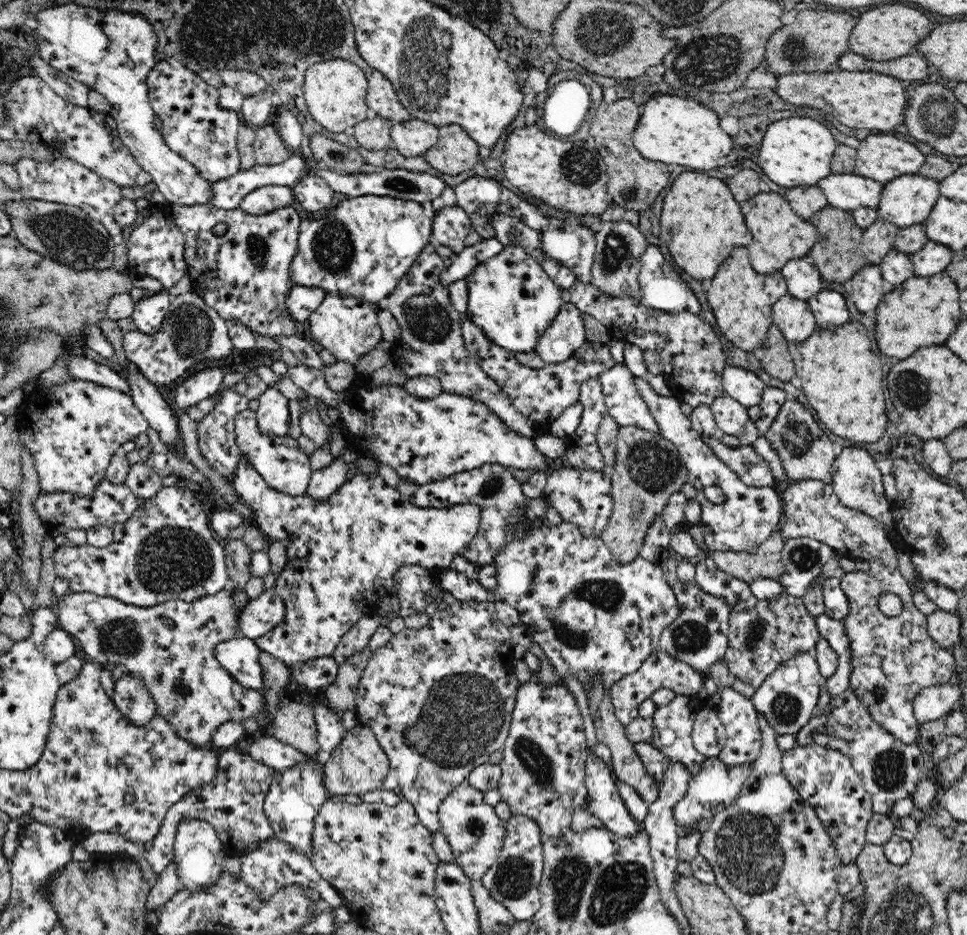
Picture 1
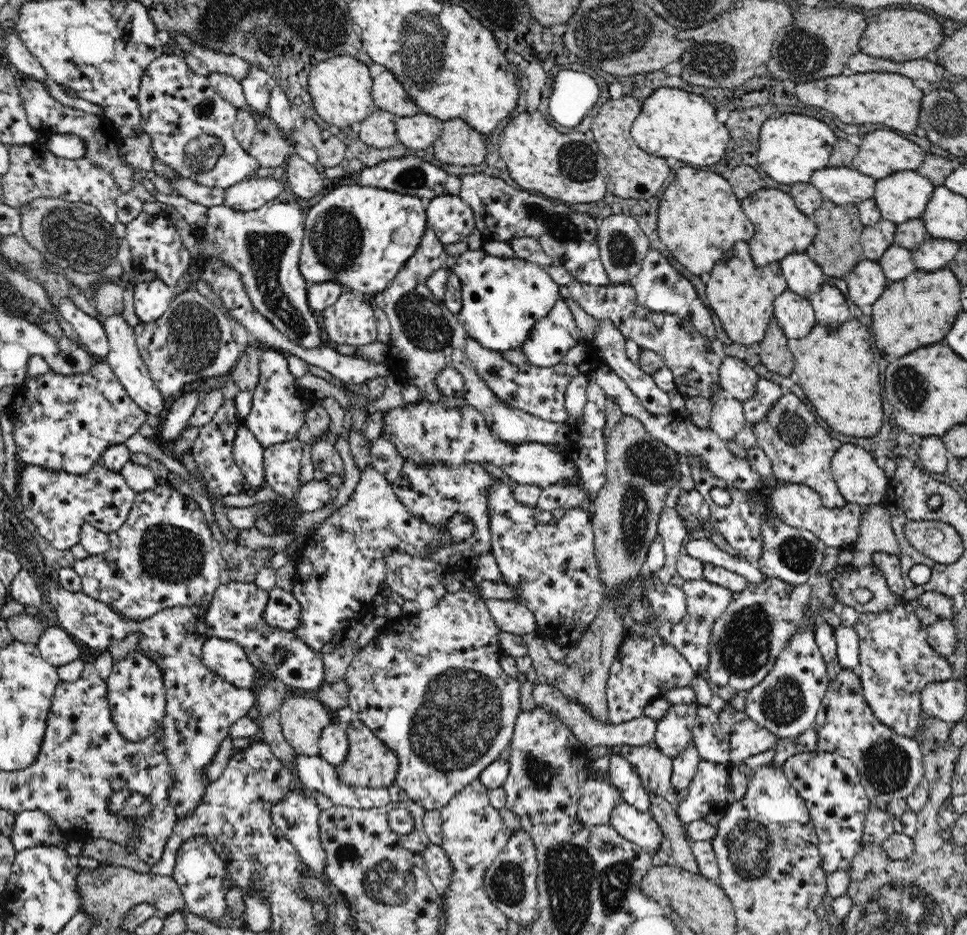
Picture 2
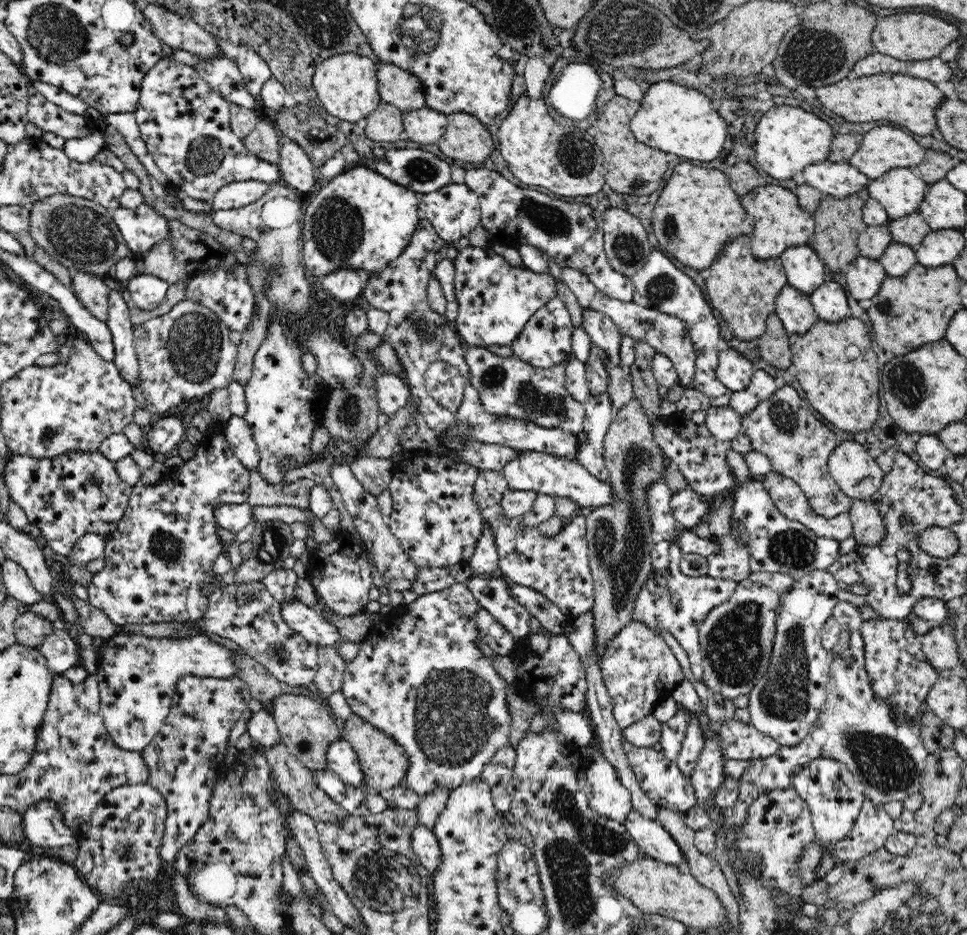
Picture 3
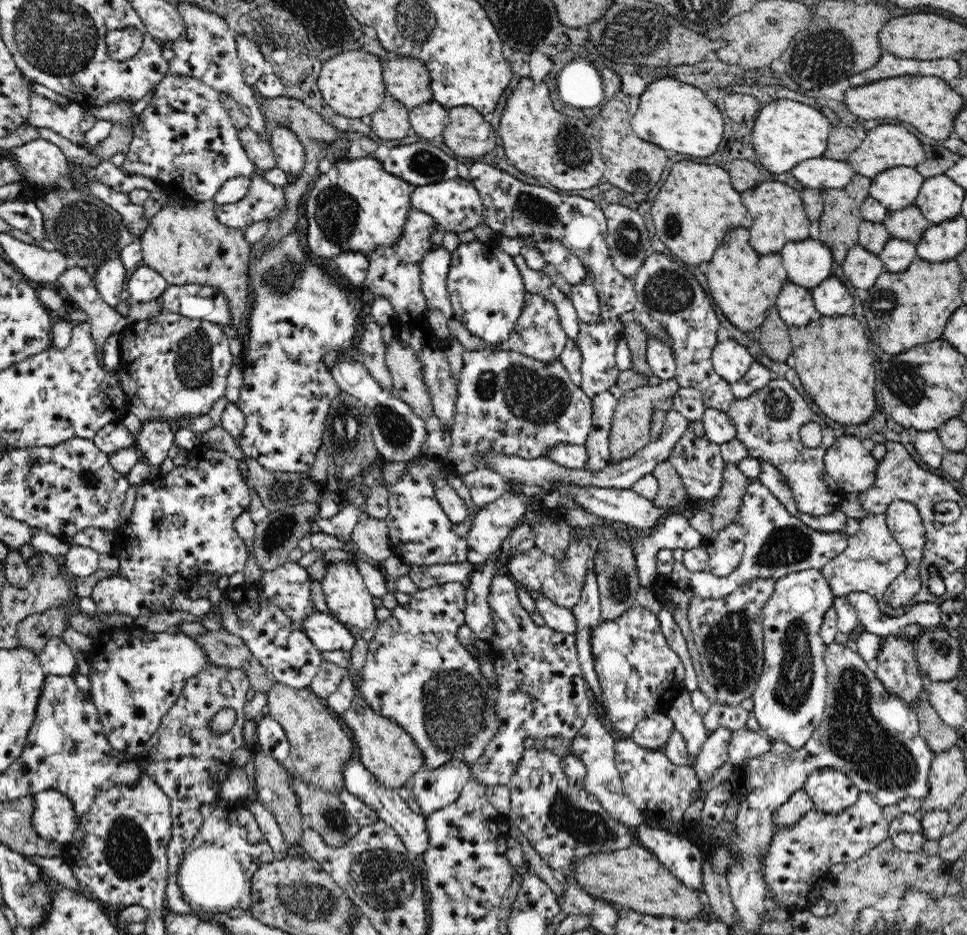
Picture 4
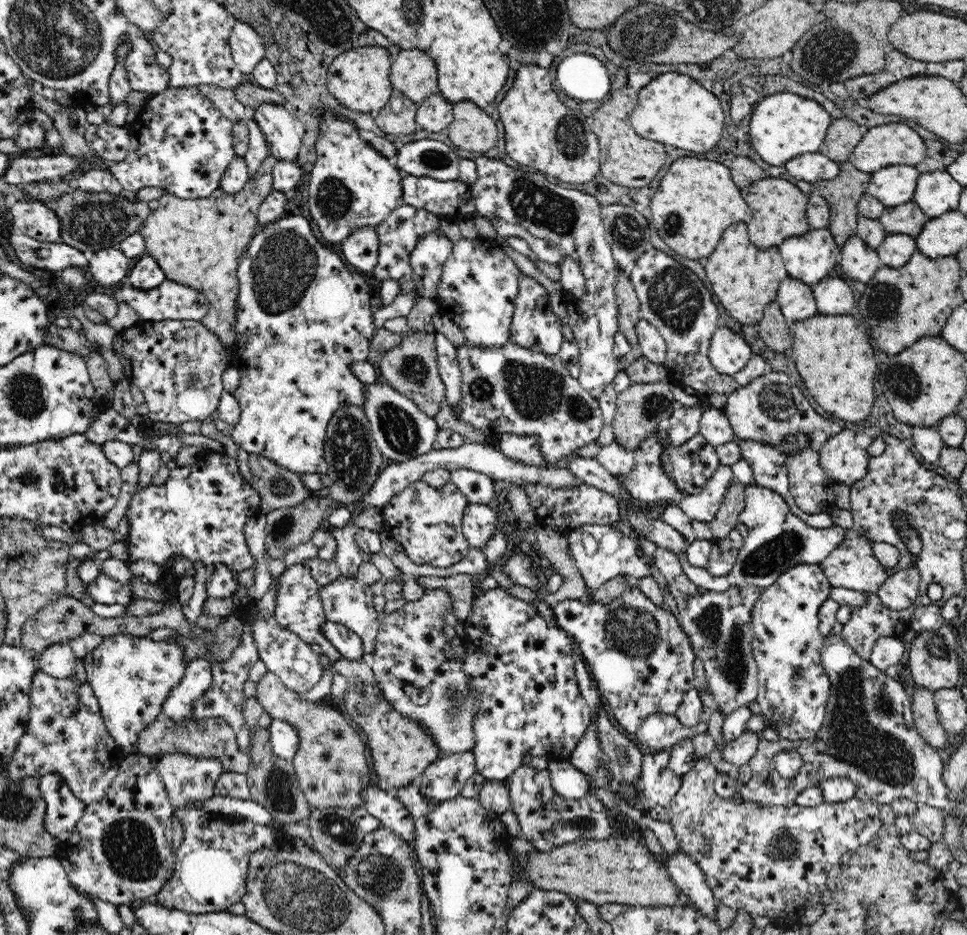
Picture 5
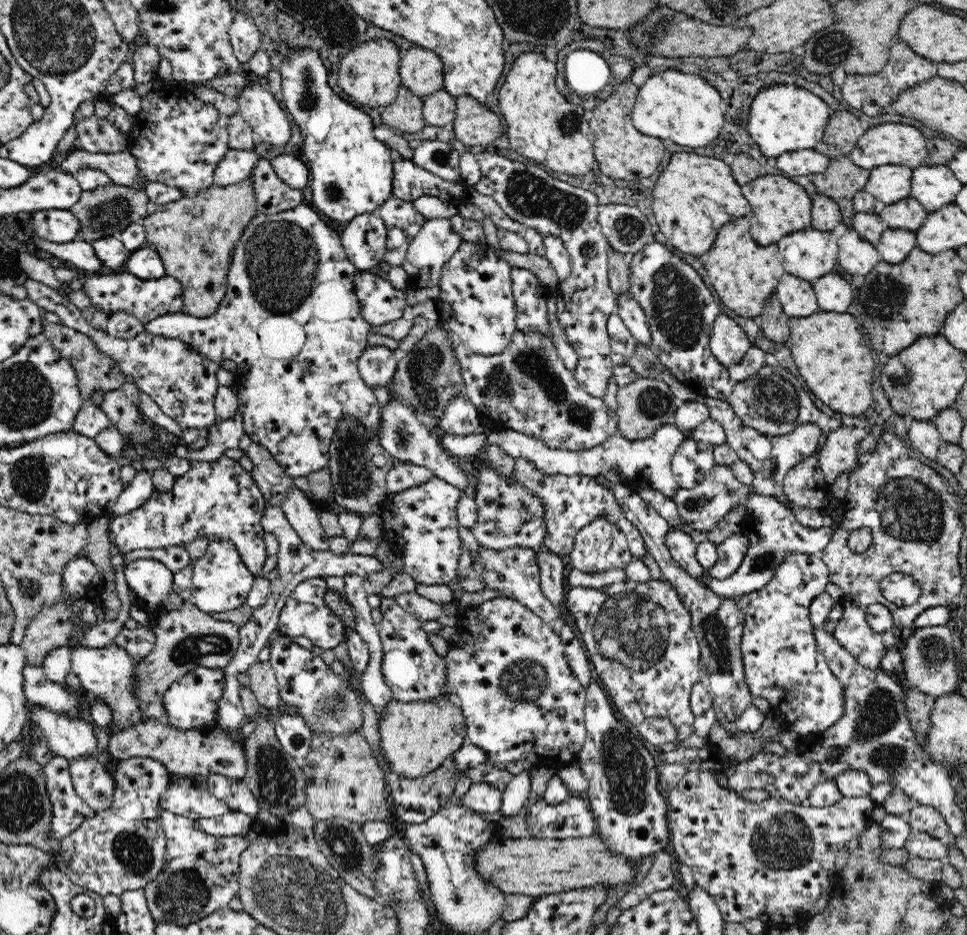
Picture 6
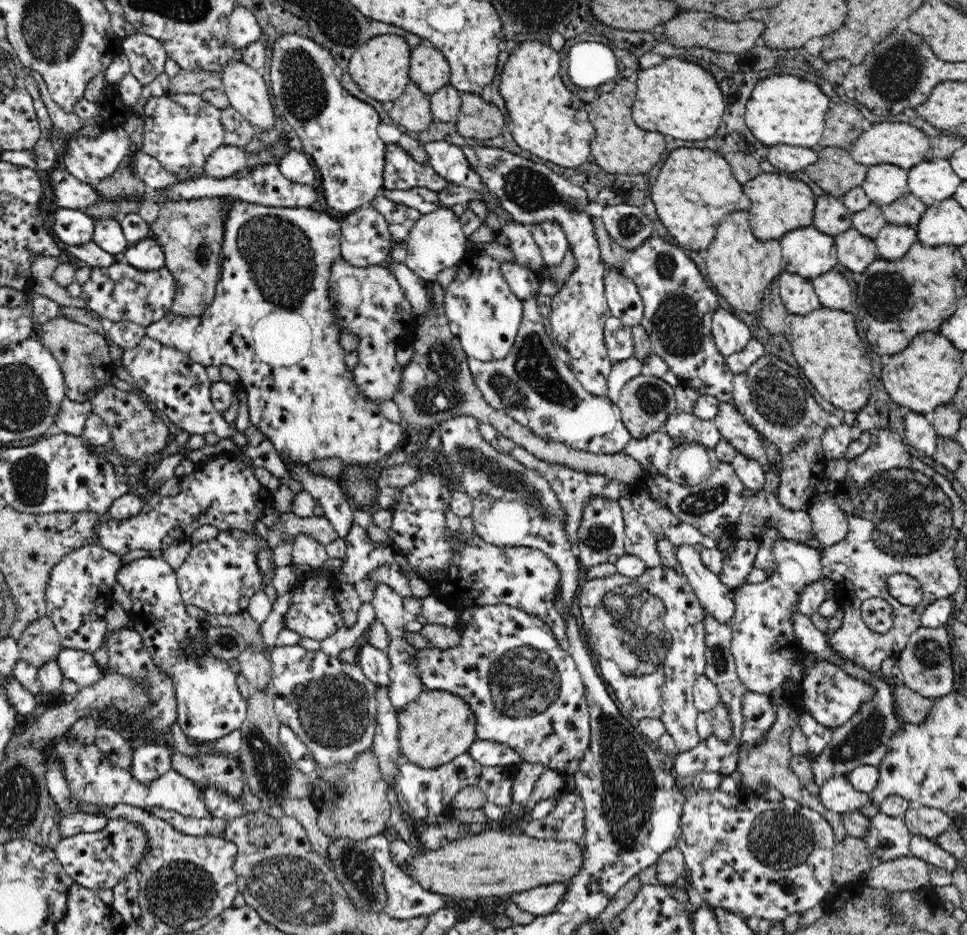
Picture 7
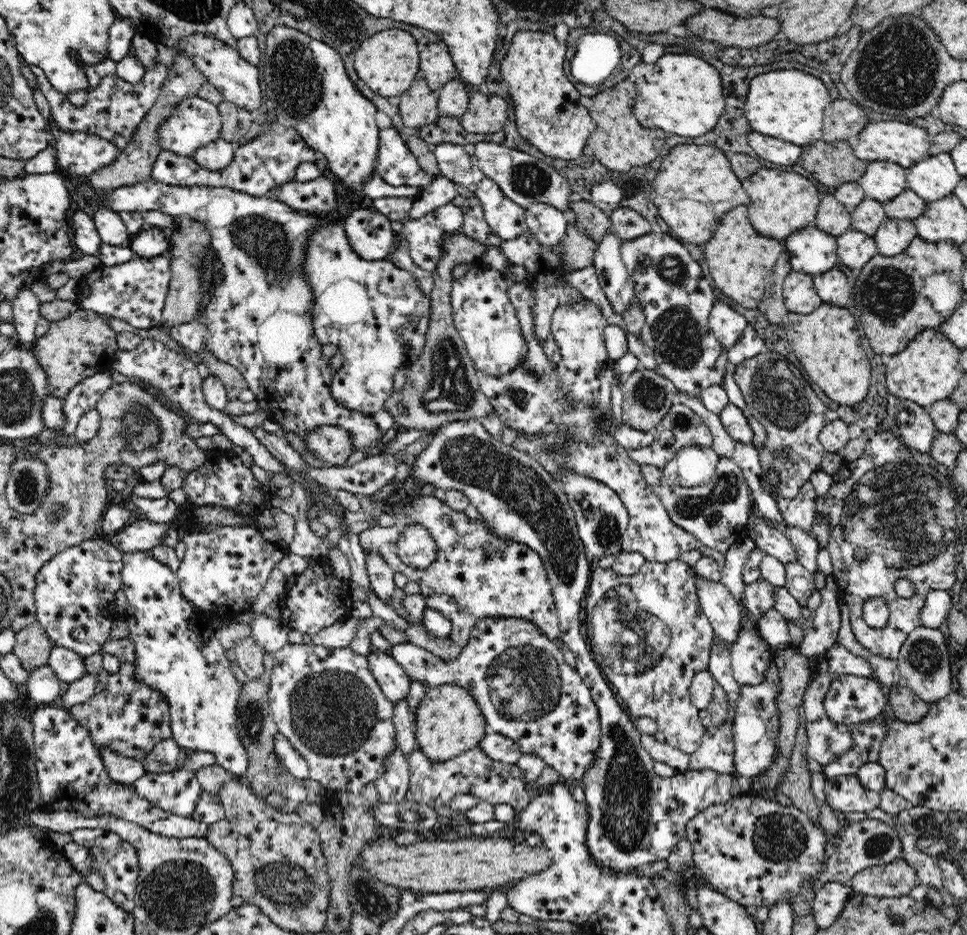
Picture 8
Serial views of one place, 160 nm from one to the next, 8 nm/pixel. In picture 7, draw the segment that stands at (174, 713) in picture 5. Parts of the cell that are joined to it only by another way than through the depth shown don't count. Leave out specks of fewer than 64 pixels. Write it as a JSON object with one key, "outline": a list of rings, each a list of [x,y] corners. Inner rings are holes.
{"outline":[[[160,557],[140,558],[140,560],[134,560],[130,564],[121,565],[117,579],[131,596],[132,609],[129,611],[129,620],[134,622],[134,629],[141,634],[145,647],[150,651],[156,666],[173,680],[177,699],[176,722],[179,723],[182,732],[192,742],[196,740],[202,742],[202,740],[218,740],[218,738],[240,728],[247,715],[247,701],[242,699],[237,685],[237,674],[230,669],[228,663],[216,659],[216,657],[204,657],[199,661],[184,661],[180,651],[176,650],[180,639],[188,638],[188,634],[189,636],[198,636],[202,626],[210,626],[208,624],[210,614],[207,613],[206,622],[206,618],[198,621],[188,616],[184,611],[185,603],[179,593],[178,578],[174,568]]]}

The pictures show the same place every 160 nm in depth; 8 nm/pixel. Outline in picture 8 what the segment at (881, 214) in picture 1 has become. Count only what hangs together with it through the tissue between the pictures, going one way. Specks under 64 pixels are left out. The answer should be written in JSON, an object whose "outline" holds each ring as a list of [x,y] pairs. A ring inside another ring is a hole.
{"outline":[[[871,161],[866,172],[856,182],[864,189],[866,197],[885,203],[907,189],[907,169],[895,162]]]}

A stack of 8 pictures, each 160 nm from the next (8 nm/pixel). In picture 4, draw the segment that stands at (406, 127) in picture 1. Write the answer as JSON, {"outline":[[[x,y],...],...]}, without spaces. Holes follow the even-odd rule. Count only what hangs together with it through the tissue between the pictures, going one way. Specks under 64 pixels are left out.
{"outline":[[[432,100],[409,109],[409,121],[414,132],[429,141],[443,134],[450,117],[447,109]]]}

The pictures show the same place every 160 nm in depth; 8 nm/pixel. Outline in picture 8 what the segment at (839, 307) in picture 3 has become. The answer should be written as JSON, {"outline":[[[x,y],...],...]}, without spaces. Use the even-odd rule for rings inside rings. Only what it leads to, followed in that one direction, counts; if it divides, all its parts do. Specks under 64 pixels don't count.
{"outline":[[[837,268],[829,270],[824,274],[817,274],[813,277],[816,292],[818,296],[836,306],[844,306],[850,300],[850,284],[846,276]]]}

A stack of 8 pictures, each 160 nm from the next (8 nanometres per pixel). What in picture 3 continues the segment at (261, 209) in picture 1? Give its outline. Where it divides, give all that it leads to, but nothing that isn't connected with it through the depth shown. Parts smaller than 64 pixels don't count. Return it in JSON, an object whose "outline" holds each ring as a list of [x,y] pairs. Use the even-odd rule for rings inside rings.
{"outline":[[[258,180],[231,182],[218,190],[210,200],[213,203],[213,210],[230,211],[251,205],[277,183],[280,182],[270,183]]]}

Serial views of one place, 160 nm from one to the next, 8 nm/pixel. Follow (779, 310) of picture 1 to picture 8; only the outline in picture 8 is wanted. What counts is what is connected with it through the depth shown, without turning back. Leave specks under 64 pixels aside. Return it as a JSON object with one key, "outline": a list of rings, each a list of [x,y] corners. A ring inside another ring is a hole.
{"outline":[[[794,270],[788,273],[783,282],[783,297],[789,312],[810,314],[815,308],[822,306],[813,277],[813,275]]]}

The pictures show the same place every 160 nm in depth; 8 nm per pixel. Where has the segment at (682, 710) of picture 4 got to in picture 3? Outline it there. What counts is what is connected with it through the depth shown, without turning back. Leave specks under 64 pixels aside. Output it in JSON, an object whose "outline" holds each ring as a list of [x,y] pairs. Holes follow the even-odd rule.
{"outline":[[[690,713],[685,739],[676,760],[682,775],[686,777],[691,776],[704,747],[704,735],[702,735],[702,731],[700,731],[696,713]]]}

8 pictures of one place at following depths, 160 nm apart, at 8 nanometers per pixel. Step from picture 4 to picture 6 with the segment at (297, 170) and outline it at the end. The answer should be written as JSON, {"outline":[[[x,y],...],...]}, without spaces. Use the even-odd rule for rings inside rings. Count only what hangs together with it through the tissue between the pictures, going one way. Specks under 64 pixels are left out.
{"outline":[[[251,77],[250,86],[240,94],[239,115],[252,127],[256,139],[272,146],[284,146],[292,136],[290,114],[272,93],[268,94],[260,80]]]}

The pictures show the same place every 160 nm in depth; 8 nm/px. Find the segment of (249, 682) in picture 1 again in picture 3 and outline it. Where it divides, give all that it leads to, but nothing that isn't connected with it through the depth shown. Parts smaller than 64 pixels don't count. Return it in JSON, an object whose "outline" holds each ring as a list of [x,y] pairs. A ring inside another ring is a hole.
{"outline":[[[134,632],[131,635],[116,633],[104,642],[105,649],[98,658],[97,676],[100,688],[100,708],[104,724],[113,741],[124,750],[141,752],[160,732],[171,708],[171,697],[175,690],[174,684],[184,674],[233,679],[239,673],[235,665],[233,653],[224,645],[210,639],[206,634],[197,634],[182,639],[148,638]]]}

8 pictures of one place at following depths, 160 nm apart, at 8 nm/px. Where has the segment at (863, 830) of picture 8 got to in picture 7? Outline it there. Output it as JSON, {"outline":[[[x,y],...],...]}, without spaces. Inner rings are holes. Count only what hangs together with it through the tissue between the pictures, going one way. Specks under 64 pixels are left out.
{"outline":[[[878,811],[878,813],[871,818],[870,829],[866,833],[864,839],[869,849],[873,852],[873,855],[883,863],[884,861],[891,861],[898,857],[909,855],[911,852],[909,849],[911,835],[903,816],[893,817],[892,815],[887,815]]]}

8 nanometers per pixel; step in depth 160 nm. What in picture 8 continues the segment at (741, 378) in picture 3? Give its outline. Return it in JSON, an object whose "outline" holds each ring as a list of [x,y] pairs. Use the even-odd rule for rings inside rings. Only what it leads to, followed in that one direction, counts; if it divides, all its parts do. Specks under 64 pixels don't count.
{"outline":[[[716,301],[709,314],[709,329],[728,350],[742,336],[747,327],[746,317],[736,312],[727,302]]]}

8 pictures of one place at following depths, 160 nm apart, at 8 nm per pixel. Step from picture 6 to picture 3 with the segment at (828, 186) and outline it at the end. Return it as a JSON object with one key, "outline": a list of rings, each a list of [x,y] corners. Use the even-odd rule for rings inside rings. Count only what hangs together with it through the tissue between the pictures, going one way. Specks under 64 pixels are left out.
{"outline":[[[868,189],[847,196],[842,200],[832,195],[824,195],[820,199],[817,209],[812,213],[815,218],[815,234],[809,245],[822,259],[829,273],[843,271],[859,254],[858,237],[865,230],[867,224],[863,221],[862,206],[869,198]]]}

